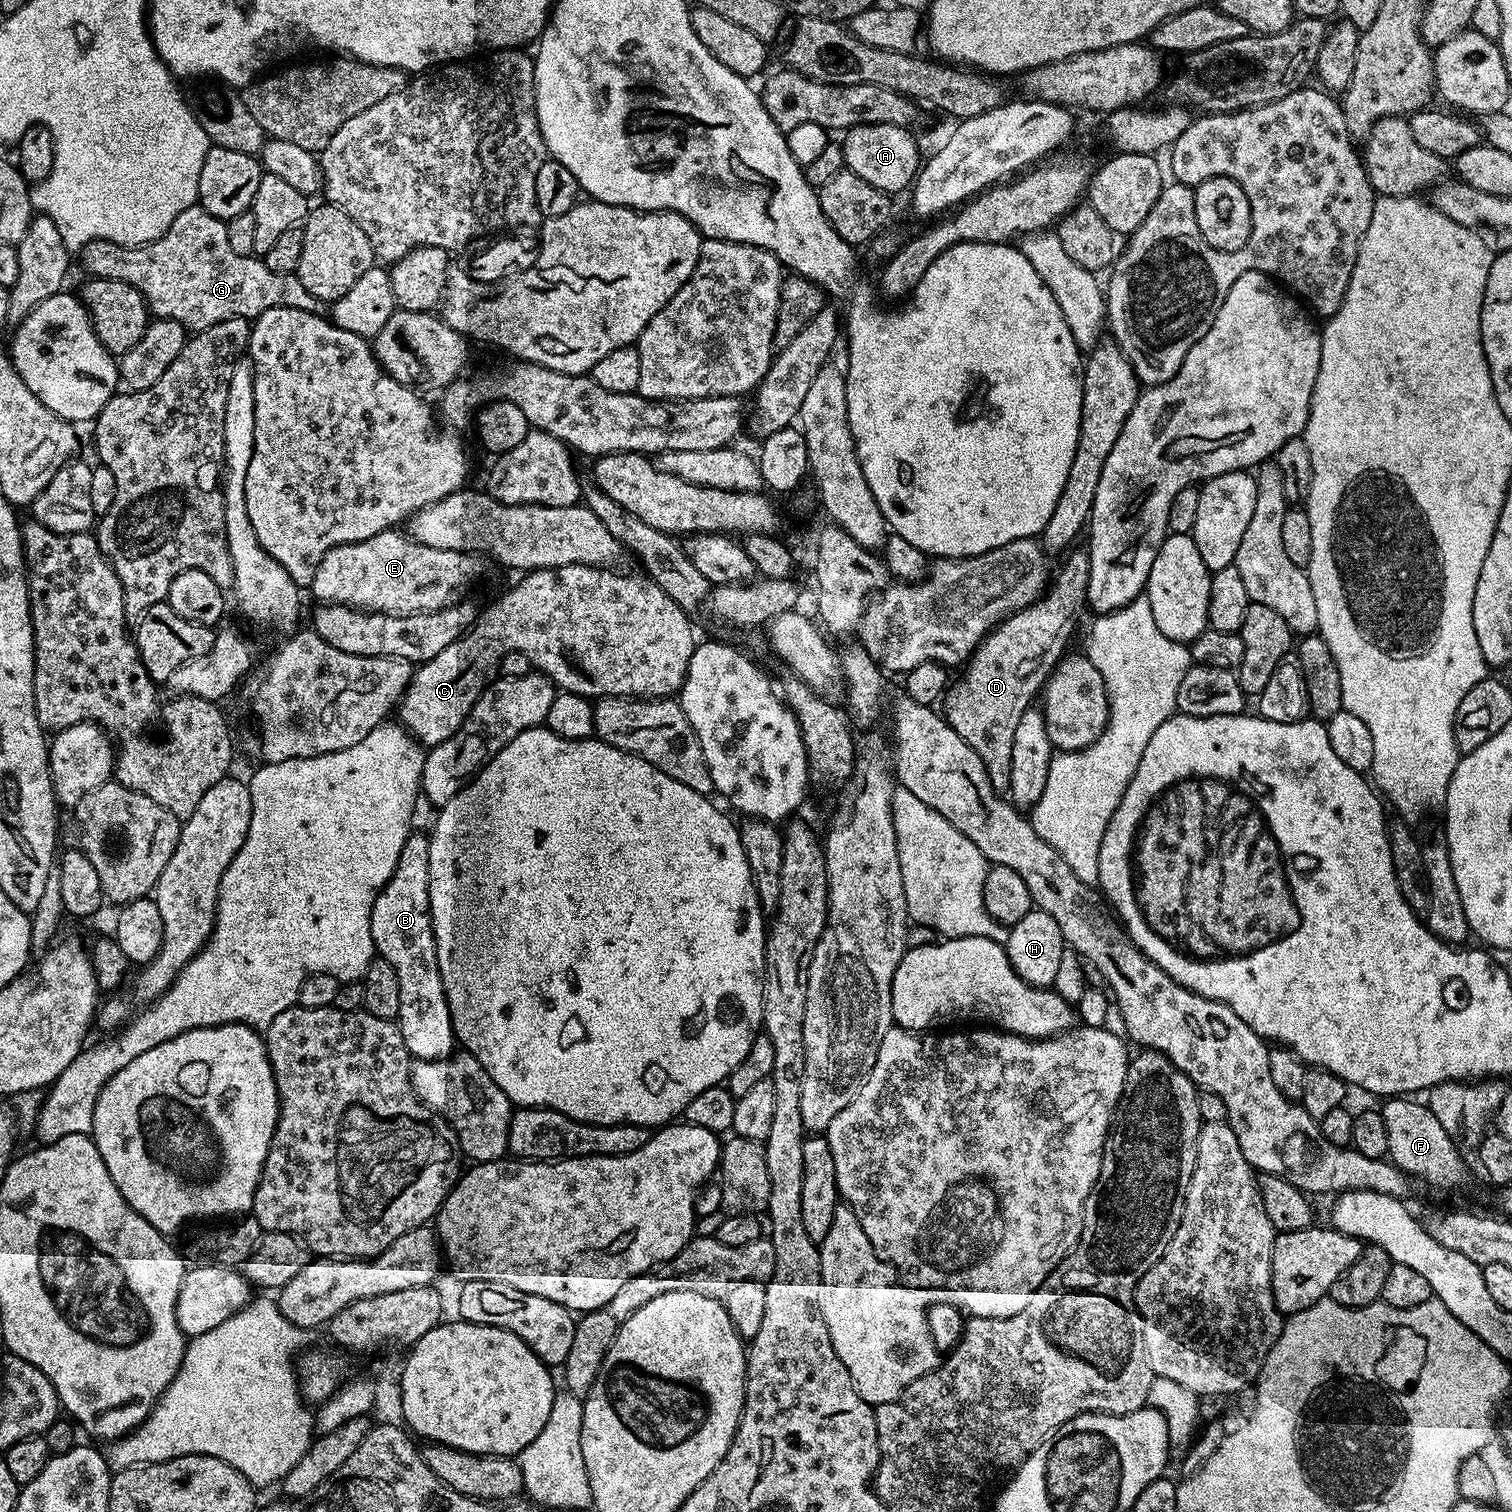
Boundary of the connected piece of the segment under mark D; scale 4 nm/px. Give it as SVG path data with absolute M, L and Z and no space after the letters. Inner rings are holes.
M1069 551L1063 557L1064 565L1060 573L1053 575L1050 587L1030 606L1004 617L987 636L981 640L976 651L972 653L970 661L963 669L964 677L953 683L942 697L942 715L952 729L972 747L974 754L982 758L986 766L986 774L994 786L994 790L1001 794L1007 793L1010 786L1010 757L1014 747L1014 730L1022 719L1022 714L1033 707L1032 700L1041 695L1042 689L1048 682L1052 669L1064 659L1069 651L1068 639L1076 632L1076 623L1080 615L1086 612L1088 602L1088 583L1090 582L1090 558L1087 551Z

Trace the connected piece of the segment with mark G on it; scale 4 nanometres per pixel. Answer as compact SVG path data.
M199 206L182 210L182 214L174 218L170 230L166 230L164 236L159 236L150 244L123 248L122 245L109 240L95 240L84 247L78 259L84 263L89 277L121 280L134 286L143 294L149 313L153 317L173 320L193 333L206 330L231 316L255 318L262 315L268 308L297 308L317 314L323 313L326 308L325 301L316 300L314 294L310 294L310 290L302 286L302 282L295 274L277 279L275 275L265 274L266 269L263 263L255 255L234 254L234 250L230 250L230 242L226 242L225 221L219 220L214 214L210 214L205 208Z

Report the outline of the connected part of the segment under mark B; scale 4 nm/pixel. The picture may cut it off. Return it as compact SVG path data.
M410 834L406 838L406 846L402 846L402 854L398 854L398 866L390 882L386 882L378 898L374 898L374 906L370 910L370 938L374 938L376 956L390 962L398 978L399 1001L396 1020L408 1047L409 1057L418 1060L445 1060L453 1055L455 1048L452 1047L457 1047L458 1041L450 1018L450 1006L446 1002L442 986L442 974L438 970L438 954L430 914L430 842L427 835Z

